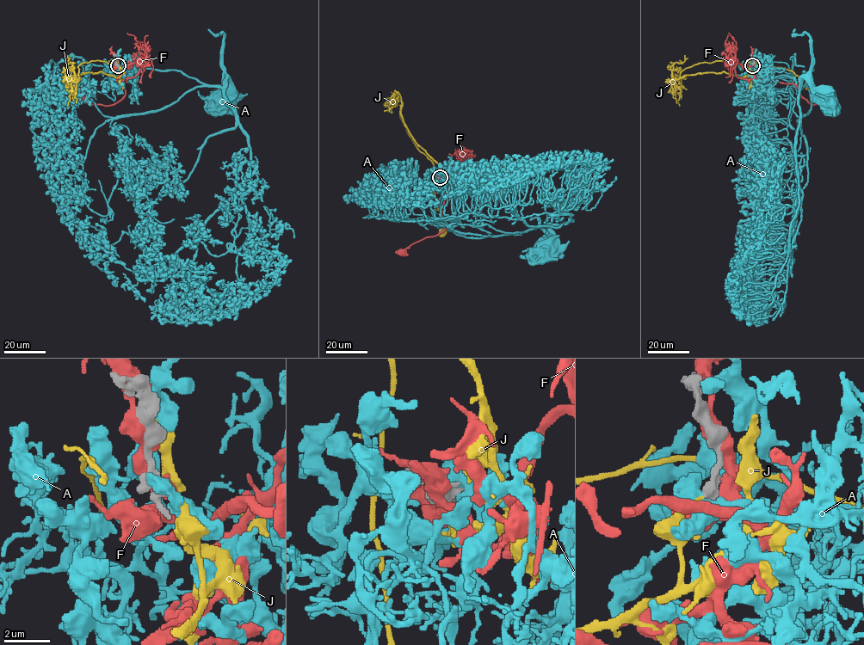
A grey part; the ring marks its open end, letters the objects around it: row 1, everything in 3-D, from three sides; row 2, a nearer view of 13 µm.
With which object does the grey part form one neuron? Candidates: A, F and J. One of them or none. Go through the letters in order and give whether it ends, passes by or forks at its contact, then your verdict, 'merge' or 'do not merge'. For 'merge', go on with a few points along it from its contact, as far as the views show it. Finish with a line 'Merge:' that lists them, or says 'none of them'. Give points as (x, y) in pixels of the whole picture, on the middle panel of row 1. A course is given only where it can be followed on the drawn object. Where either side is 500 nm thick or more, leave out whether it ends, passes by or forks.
A: it forks there; do not merge
F: do not merge
J: it passes by; merge; it runs (440, 177), (441, 167), (410, 135), (400, 105), (409, 136), (433, 163), (436, 205), (446, 226), (443, 231)
Merge: J

